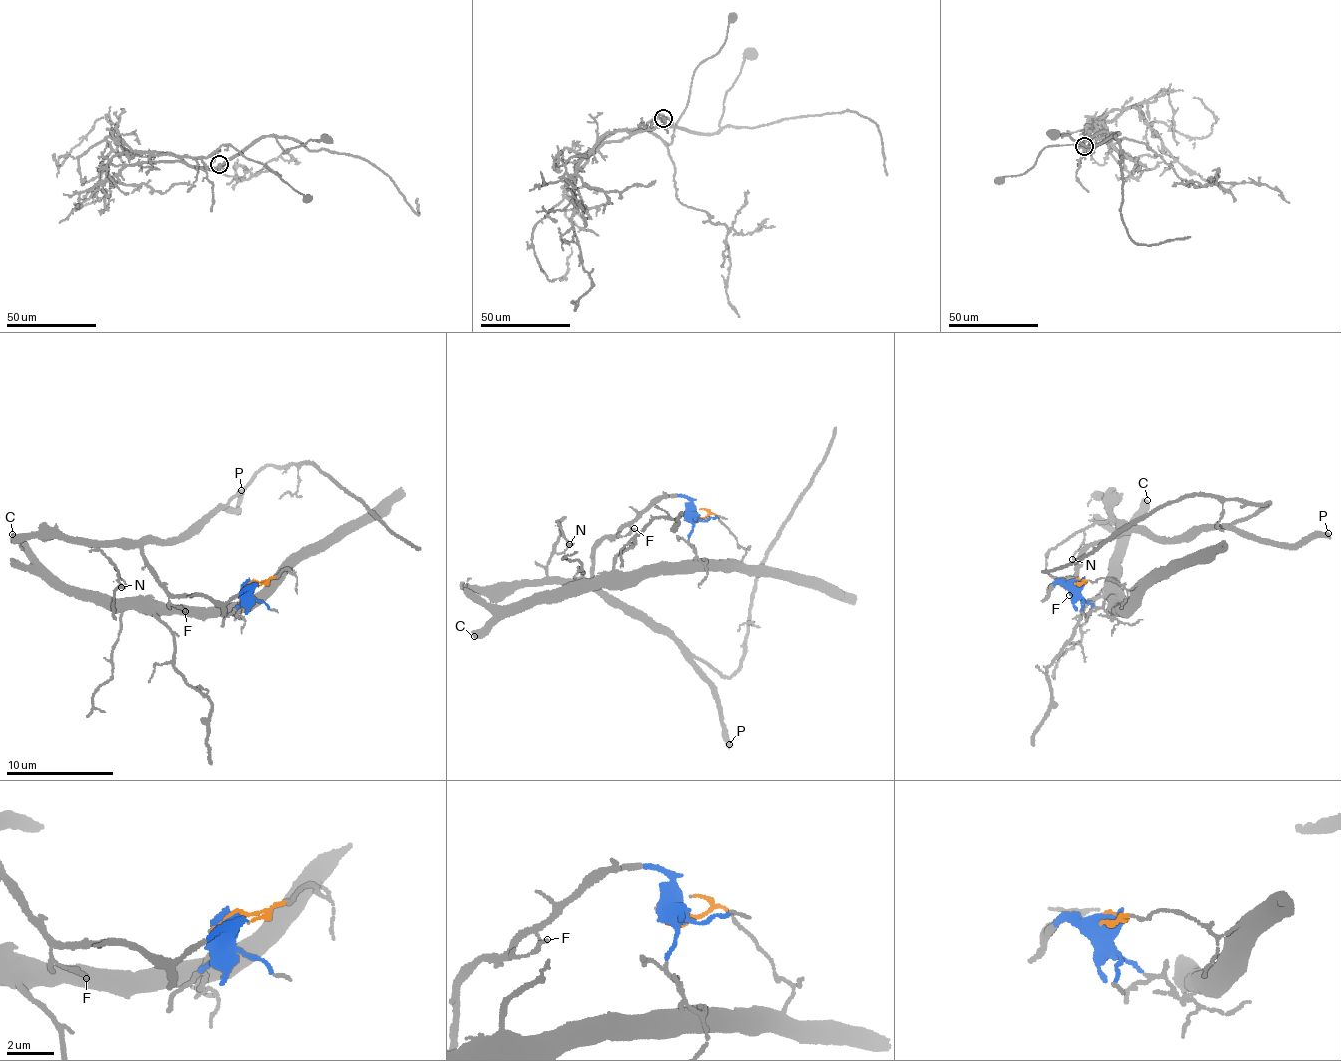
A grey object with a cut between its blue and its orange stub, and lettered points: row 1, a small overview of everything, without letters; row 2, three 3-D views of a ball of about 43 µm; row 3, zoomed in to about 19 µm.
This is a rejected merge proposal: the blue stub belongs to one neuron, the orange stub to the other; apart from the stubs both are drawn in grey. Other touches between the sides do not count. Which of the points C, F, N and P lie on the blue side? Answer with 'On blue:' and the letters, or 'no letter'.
On blue: F, N, P

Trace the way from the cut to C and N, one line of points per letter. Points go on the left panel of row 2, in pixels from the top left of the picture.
C: (247, 586), (285, 568), (294, 574), (276, 573), (245, 603), (107, 605), (70, 591), (12, 534)
N: (247, 586), (217, 603), (201, 595), (172, 595), (137, 544), (103, 546), (99, 550), (118, 572), (120, 588)

